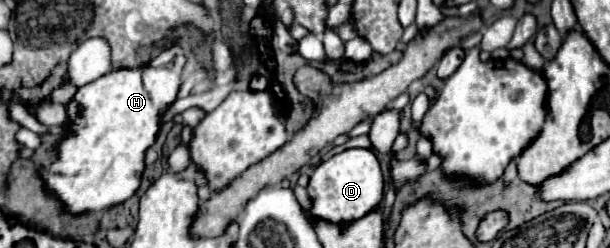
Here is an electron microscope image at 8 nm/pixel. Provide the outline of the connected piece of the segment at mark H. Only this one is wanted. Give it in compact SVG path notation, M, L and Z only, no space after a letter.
M171 46L139 70L113 70L77 90L67 106L73 134L59 144L59 158L41 170L45 188L55 192L71 214L99 212L135 194L145 168L145 150L159 132L159 114L179 92L183 66L181 48Z

